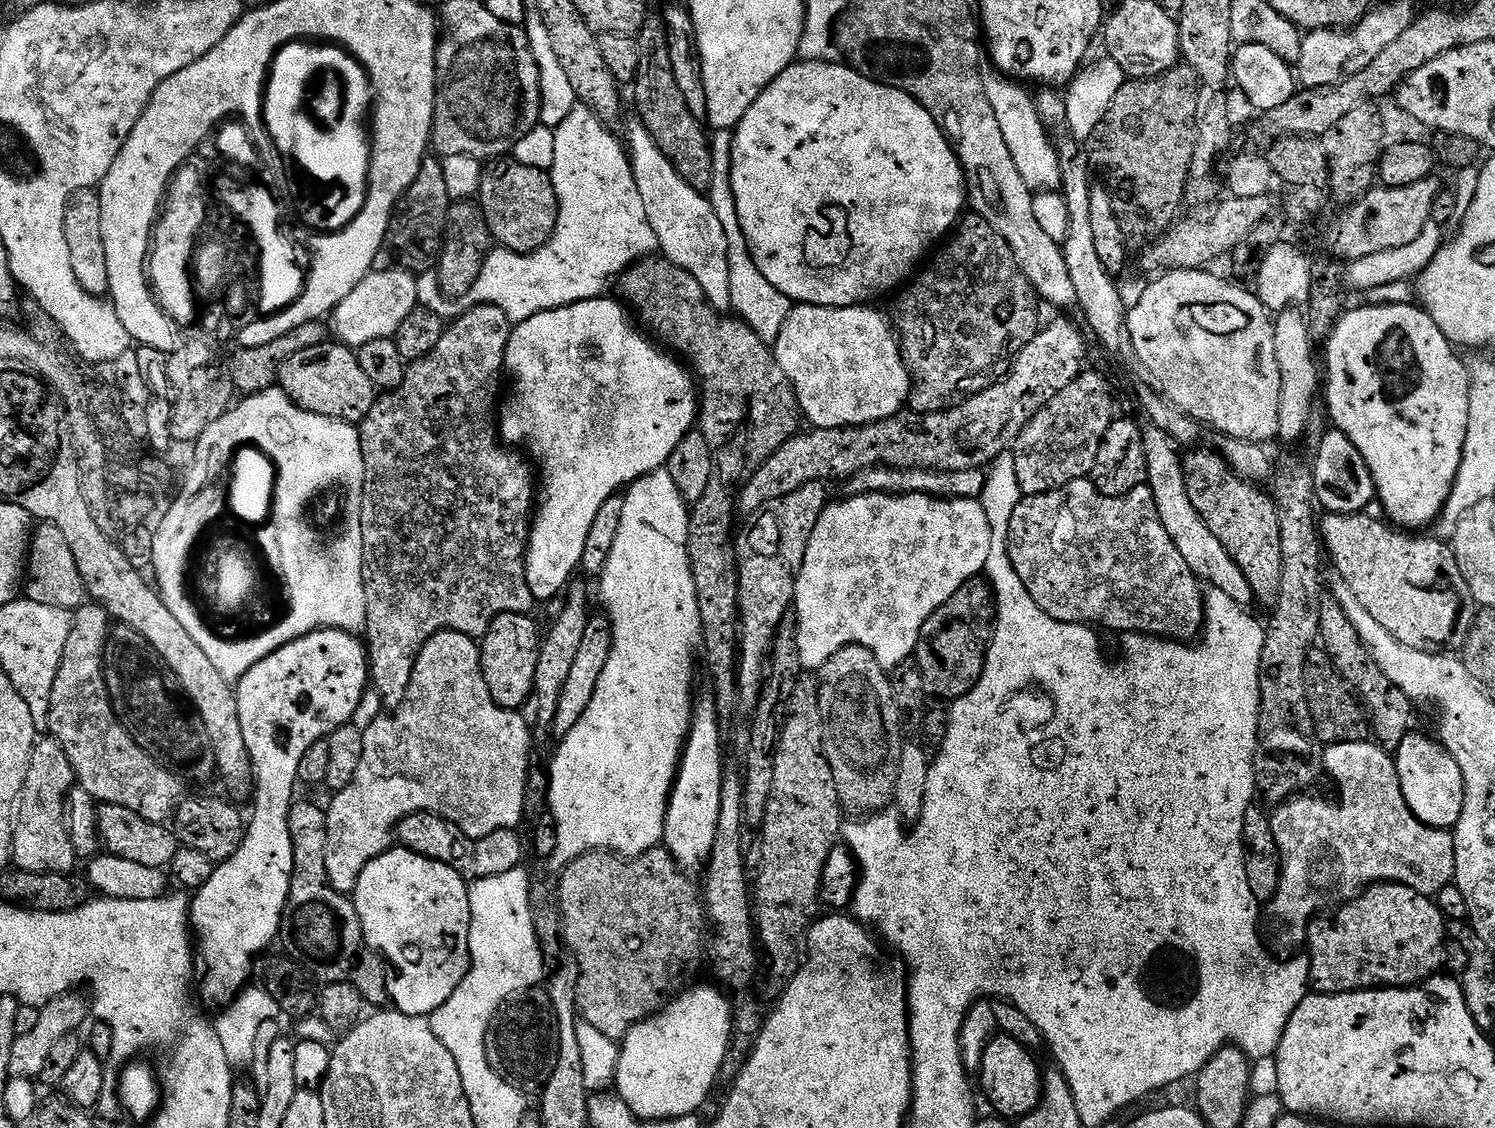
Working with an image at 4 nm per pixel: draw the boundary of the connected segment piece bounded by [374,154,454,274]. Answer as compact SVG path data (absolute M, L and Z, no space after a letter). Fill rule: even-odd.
M435 155L424 157L418 170L418 178L397 202L390 218L386 250L376 255L375 271L384 272L393 267L394 261L399 267L419 274L431 269L440 259L440 251L444 248L444 231L446 230L446 214L452 209L453 201L446 191L446 178L442 175L443 163Z

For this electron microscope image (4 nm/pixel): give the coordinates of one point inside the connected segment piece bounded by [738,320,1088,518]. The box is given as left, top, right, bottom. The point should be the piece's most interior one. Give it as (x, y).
(979, 429)

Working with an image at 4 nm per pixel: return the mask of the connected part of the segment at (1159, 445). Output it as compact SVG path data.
M1145 427L1142 432L1144 441L1144 453L1146 454L1146 474L1148 475L1146 486L1154 494L1154 506L1158 506L1158 518L1162 518L1162 526L1166 526L1166 534L1170 534L1170 542L1178 546L1178 554L1186 566L1196 575L1197 580L1205 585L1222 590L1222 594L1230 594L1234 602L1241 606L1253 603L1254 597L1250 590L1250 584L1246 582L1246 576L1226 554L1222 542L1210 534L1206 522L1194 510L1190 502L1190 494L1186 494L1186 478L1184 477L1184 462L1177 445L1169 439L1161 428Z

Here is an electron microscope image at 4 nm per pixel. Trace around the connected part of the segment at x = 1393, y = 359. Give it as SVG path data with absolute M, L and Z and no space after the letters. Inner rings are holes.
M1415 303L1408 305L1367 305L1367 306L1359 306L1360 308L1356 308L1351 312L1351 310L1345 311L1343 315L1341 315L1340 319L1336 321L1335 328L1332 329L1327 341L1326 347L1328 347L1328 353L1325 354L1324 360L1328 363L1328 416L1327 419L1331 421L1333 420L1335 431L1341 432L1342 434L1346 434L1346 438L1350 438L1350 442L1354 442L1354 446L1358 450L1358 454L1362 454L1362 458L1366 462L1366 466L1370 470L1370 474L1374 478L1374 482L1376 483L1376 495L1378 497L1378 501L1381 506L1384 508L1384 516L1387 517L1389 521L1393 525L1399 526L1404 530L1416 530L1412 528L1422 528L1418 530L1424 530L1424 527L1427 524L1430 526L1435 525L1437 521L1440 519L1440 513L1442 512L1444 505L1447 502L1447 499L1450 498L1450 494L1452 492L1452 487L1455 484L1456 475L1459 472L1459 466L1462 462L1463 458L1463 446L1466 445L1466 432L1467 432L1467 423L1470 419L1470 390L1468 389L1468 369L1466 367L1465 361L1460 361L1458 357L1456 357L1457 349L1448 341L1447 338L1442 334L1442 330L1438 330L1438 326L1434 322L1434 318L1429 314L1429 312L1424 311L1423 307L1417 306Z

